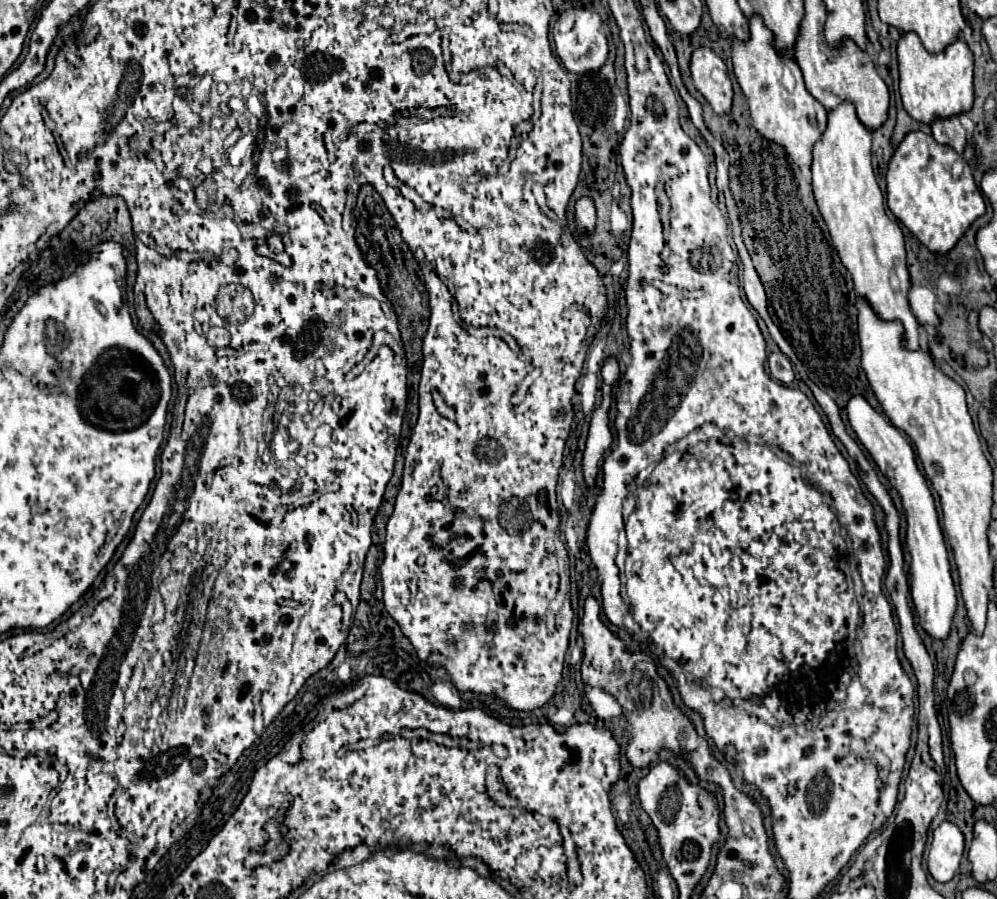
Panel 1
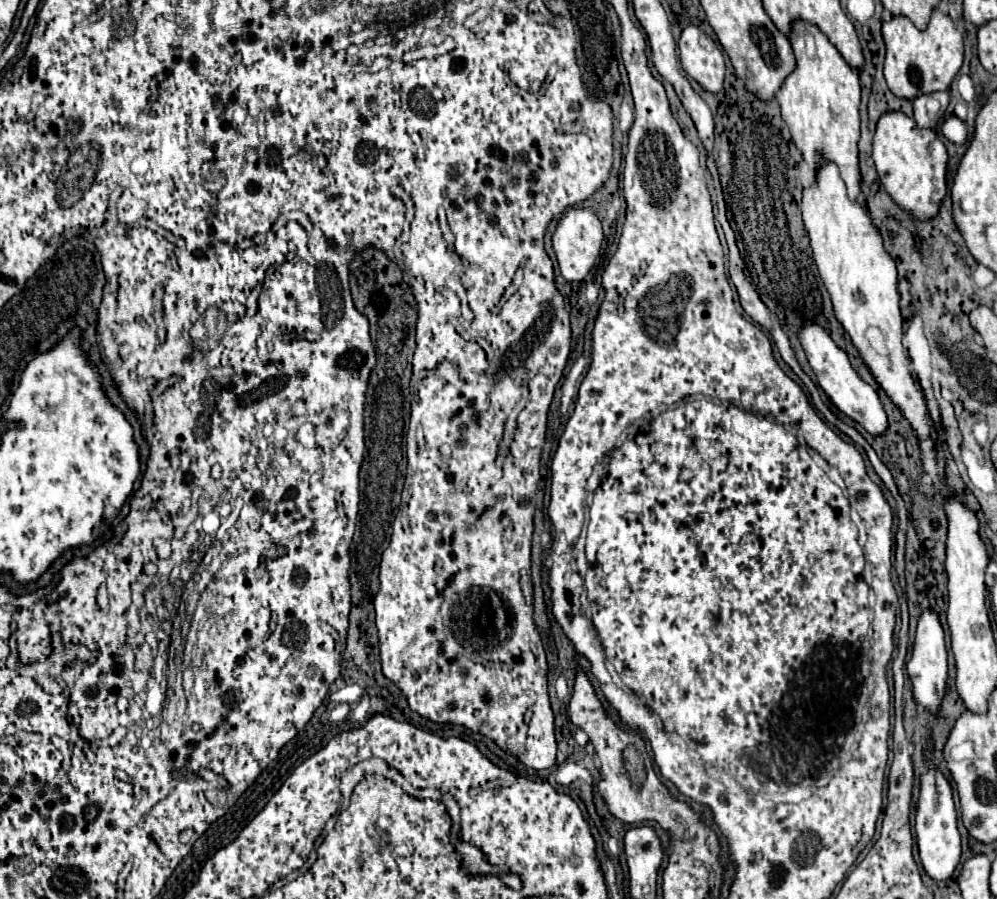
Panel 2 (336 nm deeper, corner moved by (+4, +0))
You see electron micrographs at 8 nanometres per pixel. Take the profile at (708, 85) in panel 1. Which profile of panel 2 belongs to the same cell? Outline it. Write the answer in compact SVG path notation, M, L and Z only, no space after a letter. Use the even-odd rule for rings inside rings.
M687 26L681 32L681 38L677 42L679 46L679 58L683 70L697 80L707 92L721 92L723 90L723 74L725 74L725 60L719 48L705 50L699 44L703 30L699 26Z

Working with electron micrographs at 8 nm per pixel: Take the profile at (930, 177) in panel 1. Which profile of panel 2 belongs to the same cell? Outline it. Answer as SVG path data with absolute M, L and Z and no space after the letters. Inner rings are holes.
M885 112L879 118L873 136L873 162L885 190L901 208L919 220L929 220L939 212L941 200L947 194L947 150L945 144L937 138L935 130L917 128L915 120L903 112Z

